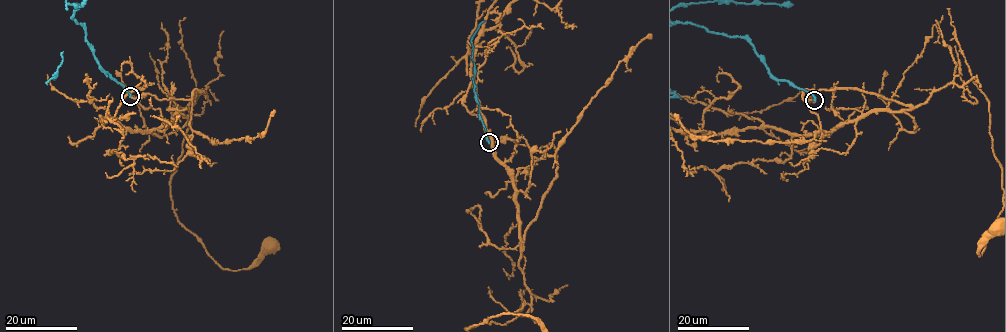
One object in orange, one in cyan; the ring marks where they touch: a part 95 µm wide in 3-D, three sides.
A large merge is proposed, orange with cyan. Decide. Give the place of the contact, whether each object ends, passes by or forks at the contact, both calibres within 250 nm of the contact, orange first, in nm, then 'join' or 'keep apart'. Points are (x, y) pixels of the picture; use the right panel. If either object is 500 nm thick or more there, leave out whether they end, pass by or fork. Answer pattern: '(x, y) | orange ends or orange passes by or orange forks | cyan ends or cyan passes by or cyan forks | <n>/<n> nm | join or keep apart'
(814, 100) | orange ends | cyan ends | 280/480 nm | join

